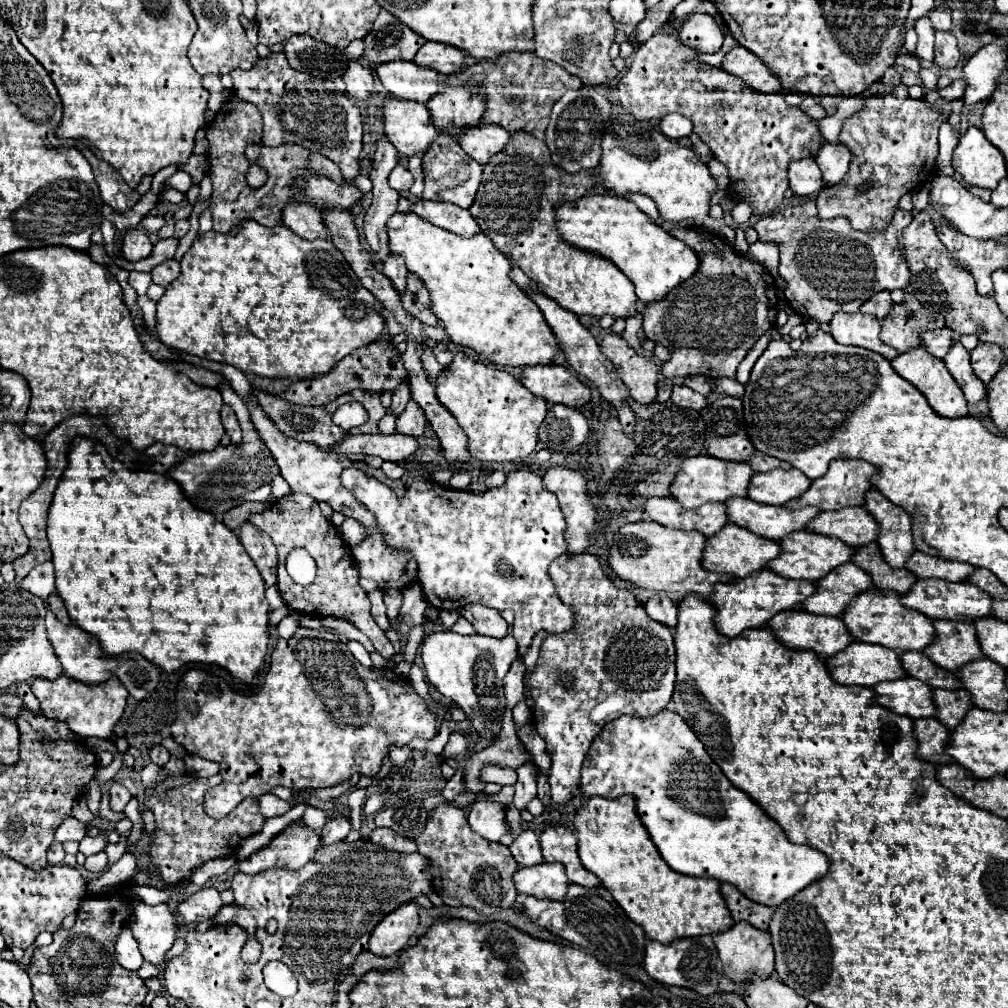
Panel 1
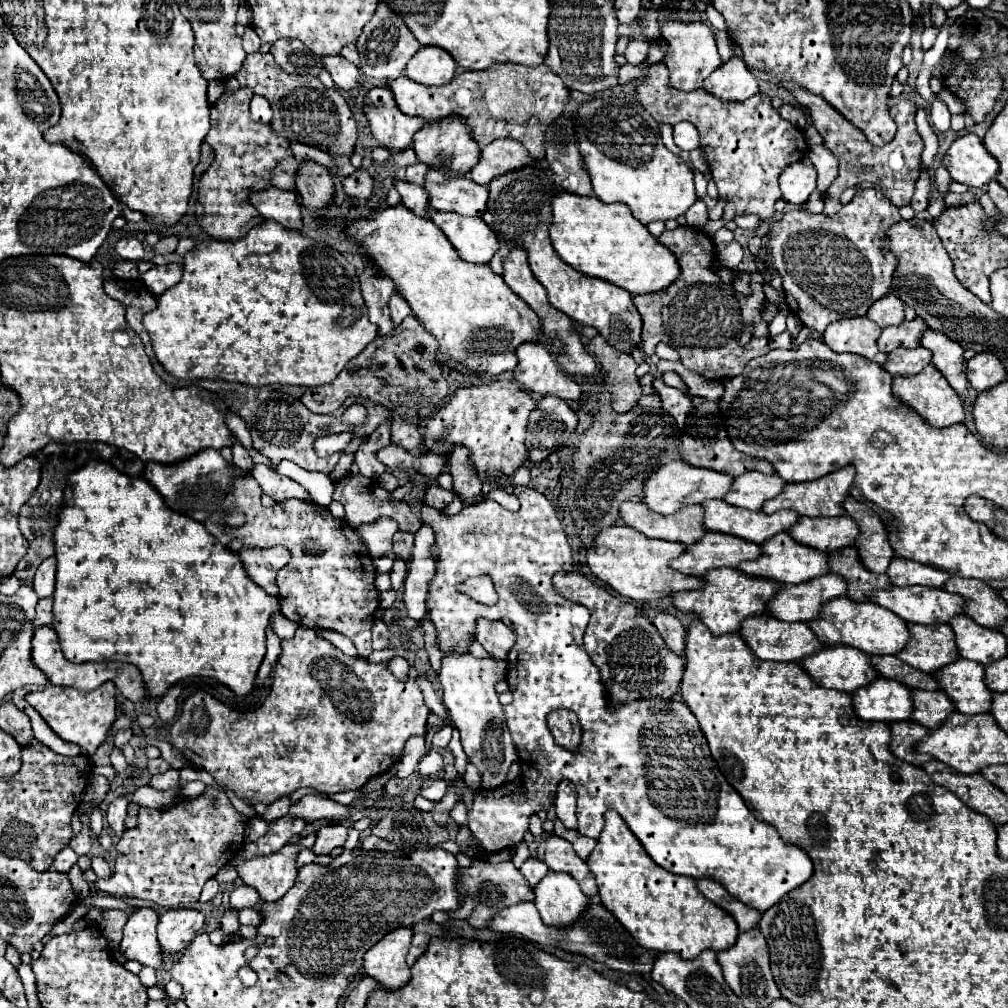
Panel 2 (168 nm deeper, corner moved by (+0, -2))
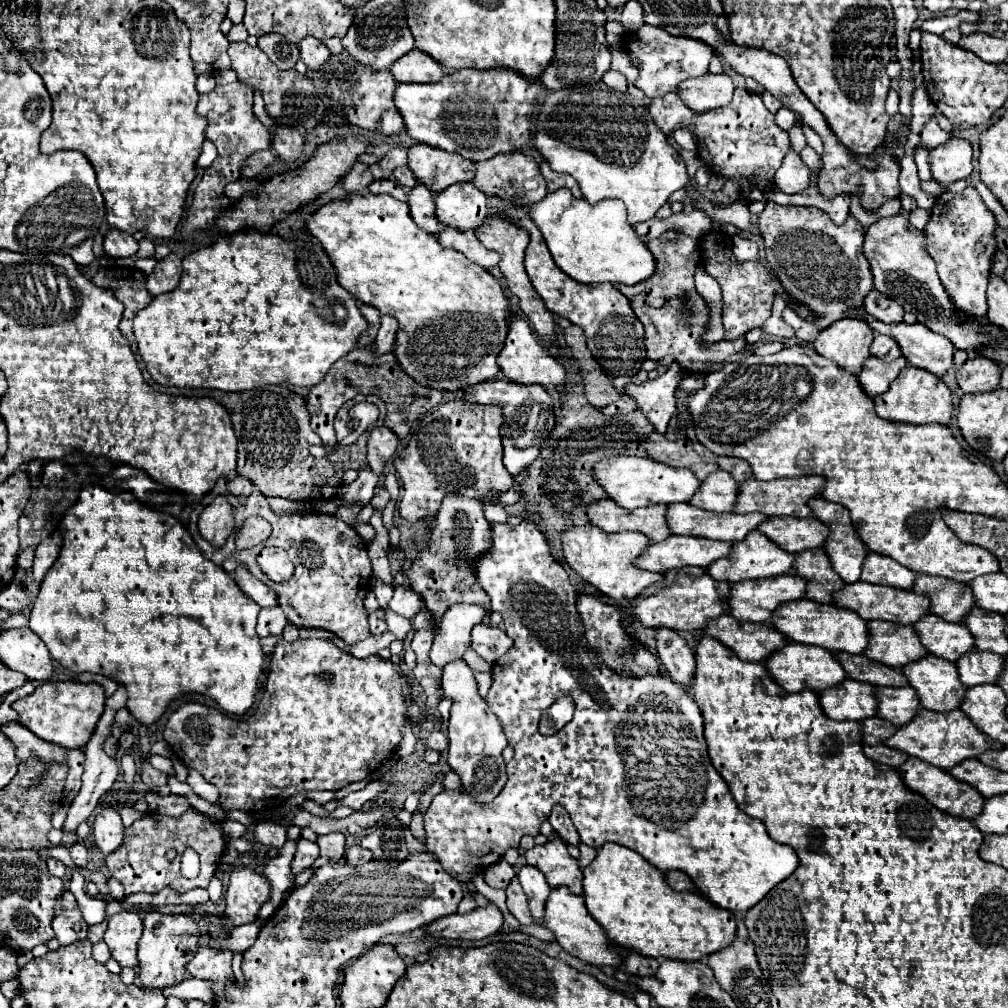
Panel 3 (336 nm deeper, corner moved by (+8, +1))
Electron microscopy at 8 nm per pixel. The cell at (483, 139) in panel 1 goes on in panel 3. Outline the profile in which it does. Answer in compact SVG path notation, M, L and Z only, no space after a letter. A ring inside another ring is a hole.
M508 152L508 154L496 154L490 160L476 162L476 174L472 184L484 192L486 196L496 194L496 196L520 196L524 204L534 204L546 196L546 180L540 174L540 168L536 160L528 154L522 152Z

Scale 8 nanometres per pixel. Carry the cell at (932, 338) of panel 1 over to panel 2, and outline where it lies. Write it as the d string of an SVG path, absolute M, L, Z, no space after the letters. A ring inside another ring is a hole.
M916 347L912 351L896 349L896 351L888 353L888 361L882 365L882 369L888 371L892 377L896 377L896 375L916 375L930 361L932 361L932 353L924 347Z

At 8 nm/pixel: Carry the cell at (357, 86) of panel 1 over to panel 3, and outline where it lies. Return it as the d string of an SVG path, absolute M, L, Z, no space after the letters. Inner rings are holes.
M304 38L300 42L300 56L302 56L302 62L314 70L314 72L322 72L322 68L328 64L330 60L330 50L326 48L324 42L316 40L316 38Z

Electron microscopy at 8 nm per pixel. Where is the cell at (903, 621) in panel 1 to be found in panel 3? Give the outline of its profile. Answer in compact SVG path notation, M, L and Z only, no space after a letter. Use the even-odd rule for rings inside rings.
M808 598L792 600L788 604L782 604L776 608L770 624L788 636L792 642L800 644L814 644L820 648L826 648L830 652L848 652L848 654L864 654L864 650L870 644L870 630L868 620L862 616L856 616L854 610L840 608L836 604L820 604Z

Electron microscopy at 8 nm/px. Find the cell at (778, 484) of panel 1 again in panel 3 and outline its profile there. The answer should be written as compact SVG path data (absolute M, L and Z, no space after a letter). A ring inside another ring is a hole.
M714 472L704 480L692 496L694 506L710 510L710 512L732 512L738 498L738 484L734 482L730 472Z

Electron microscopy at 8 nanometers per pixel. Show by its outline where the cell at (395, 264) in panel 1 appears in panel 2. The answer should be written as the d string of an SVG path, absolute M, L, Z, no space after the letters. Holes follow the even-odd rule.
M394 293L392 299L390 299L390 313L392 313L392 323L394 323L394 327L398 327L408 315L412 315L408 303L406 303L398 293Z

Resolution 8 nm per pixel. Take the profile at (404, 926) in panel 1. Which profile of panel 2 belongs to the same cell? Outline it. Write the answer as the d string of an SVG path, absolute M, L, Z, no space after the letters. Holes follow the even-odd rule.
M396 929L378 941L368 955L364 955L364 973L384 989L396 991L410 979L410 967L406 965L406 953L410 949L412 929Z

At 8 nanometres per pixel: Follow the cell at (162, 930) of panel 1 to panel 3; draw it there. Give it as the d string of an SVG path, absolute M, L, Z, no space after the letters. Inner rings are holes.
M118 912L110 918L108 930L104 934L104 942L110 948L112 958L120 966L138 966L138 956L136 956L136 946L142 936L144 924L142 918L134 912Z

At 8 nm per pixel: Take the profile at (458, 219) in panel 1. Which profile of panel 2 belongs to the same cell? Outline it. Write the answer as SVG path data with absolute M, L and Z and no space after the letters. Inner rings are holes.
M432 211L430 219L444 231L460 259L488 265L500 249L496 233L480 217L464 217L456 213Z

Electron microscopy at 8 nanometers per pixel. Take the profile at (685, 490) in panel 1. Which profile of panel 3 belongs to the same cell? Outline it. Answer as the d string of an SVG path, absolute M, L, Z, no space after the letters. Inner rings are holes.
M618 456L604 460L602 464L596 464L594 476L608 492L608 496L628 510L650 504L688 502L700 488L700 480L688 468L672 468L668 464L660 464L658 460L636 456Z

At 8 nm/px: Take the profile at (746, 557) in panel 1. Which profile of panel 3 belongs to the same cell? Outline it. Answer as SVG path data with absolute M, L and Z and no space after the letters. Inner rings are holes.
M670 536L664 542L652 544L636 566L652 572L666 572L682 566L710 566L712 562L732 554L730 542L716 542L696 536Z

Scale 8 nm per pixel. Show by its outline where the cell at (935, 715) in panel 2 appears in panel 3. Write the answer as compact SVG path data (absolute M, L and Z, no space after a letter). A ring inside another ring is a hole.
M912 686L880 688L880 718L896 726L904 726L918 714L920 708L920 698Z

